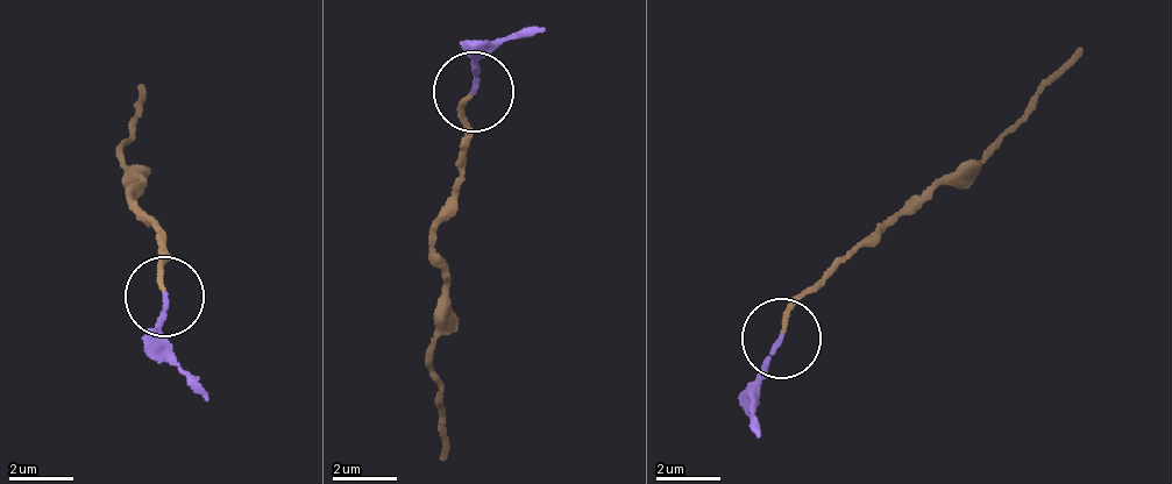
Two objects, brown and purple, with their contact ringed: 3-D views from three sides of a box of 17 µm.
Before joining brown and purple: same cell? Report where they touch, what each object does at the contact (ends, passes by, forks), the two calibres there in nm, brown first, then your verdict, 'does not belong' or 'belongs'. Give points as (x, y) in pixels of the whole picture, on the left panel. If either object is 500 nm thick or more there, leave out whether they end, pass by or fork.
at (164, 296); brown ends there; purple ends there; 130 nm thick on the brown side, 140 nm on the other; does not belong

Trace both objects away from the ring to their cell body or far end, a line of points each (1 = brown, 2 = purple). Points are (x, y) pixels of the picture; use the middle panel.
1: (471, 89), (461, 105), (462, 156), (432, 241), (446, 280), (428, 348), (445, 457)
2: (471, 89), (487, 55), (541, 31)

